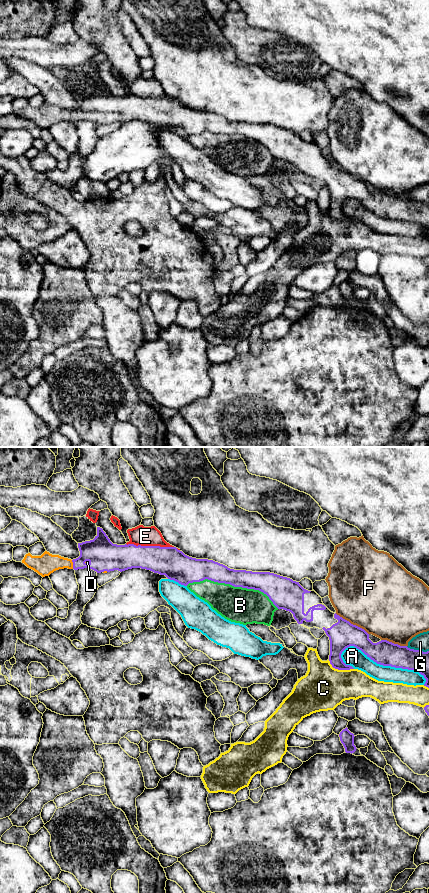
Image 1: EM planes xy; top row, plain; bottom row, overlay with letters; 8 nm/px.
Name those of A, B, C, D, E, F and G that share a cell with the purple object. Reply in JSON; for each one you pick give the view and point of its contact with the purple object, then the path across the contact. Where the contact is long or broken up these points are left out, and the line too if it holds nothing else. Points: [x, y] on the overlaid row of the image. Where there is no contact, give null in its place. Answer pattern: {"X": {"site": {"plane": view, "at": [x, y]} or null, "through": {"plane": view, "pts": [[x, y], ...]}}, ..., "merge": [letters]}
{"D": {"site": {"plane": "xy", "at": [73, 564]}}, "merge": ["D"]}

